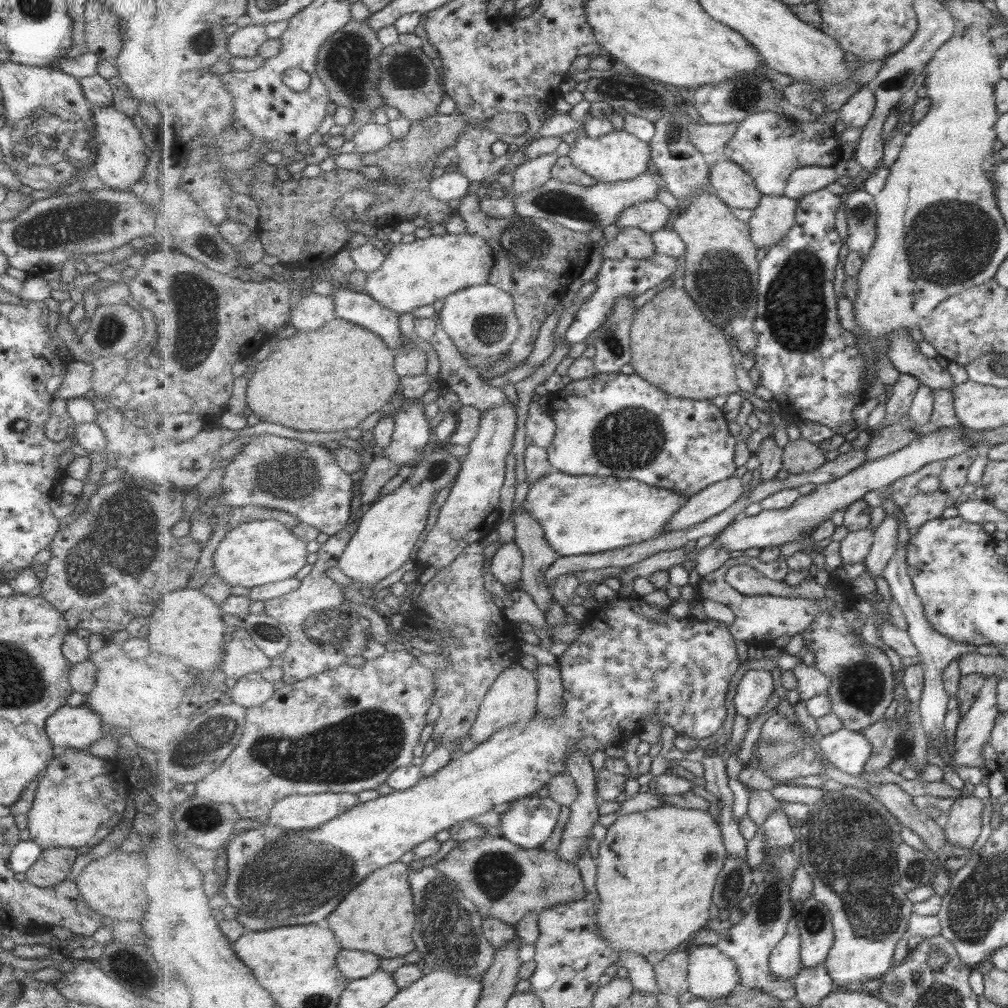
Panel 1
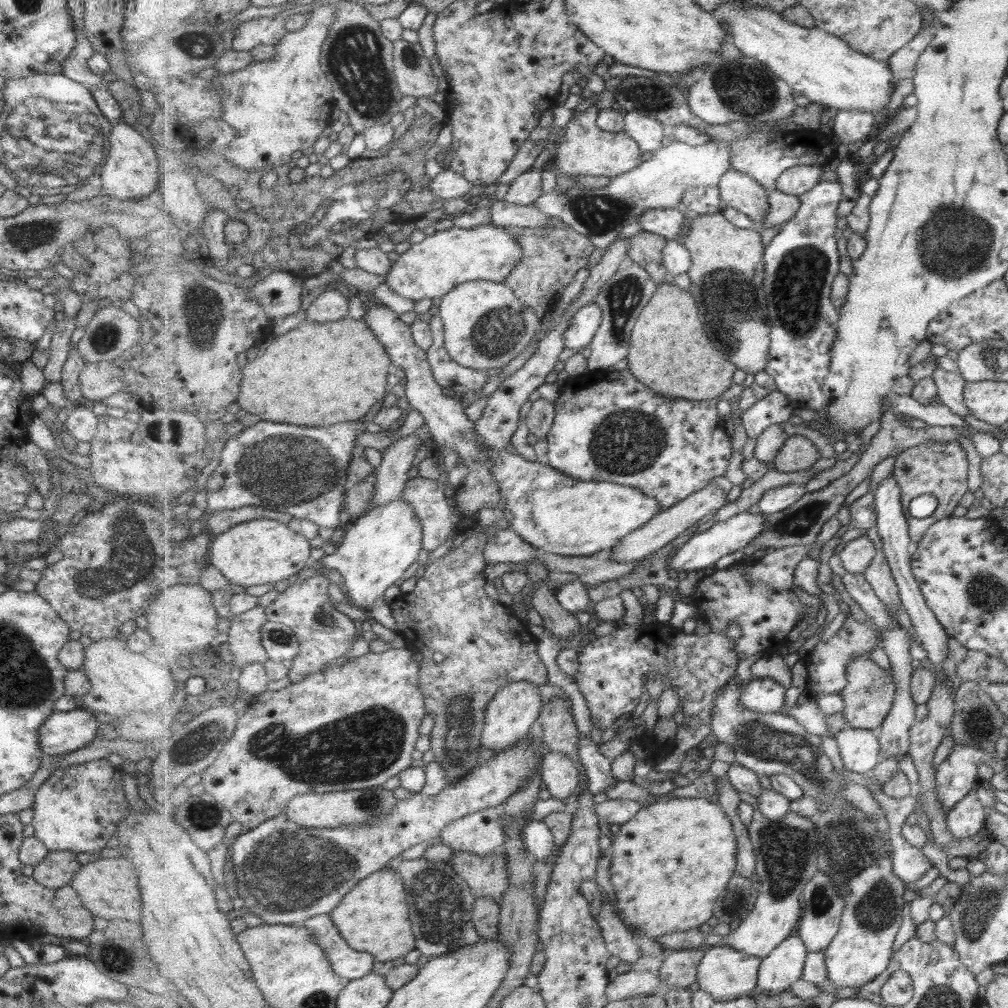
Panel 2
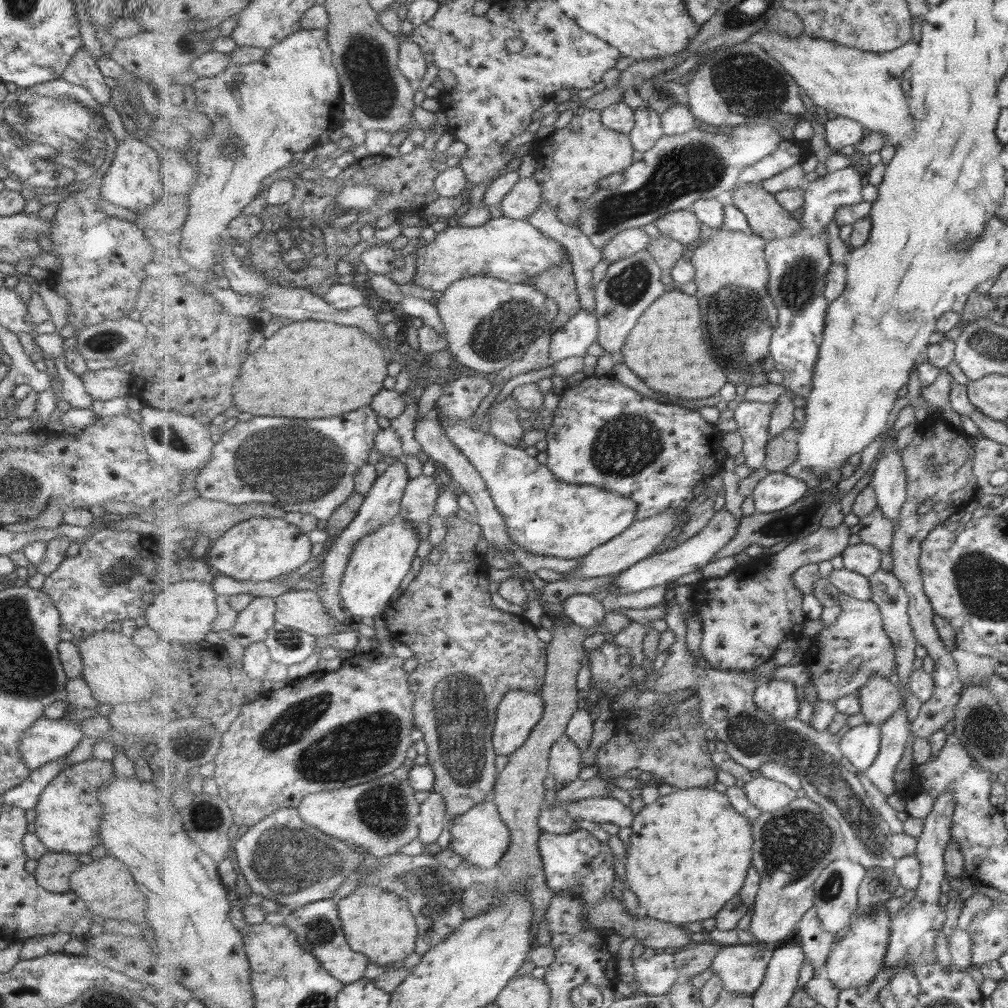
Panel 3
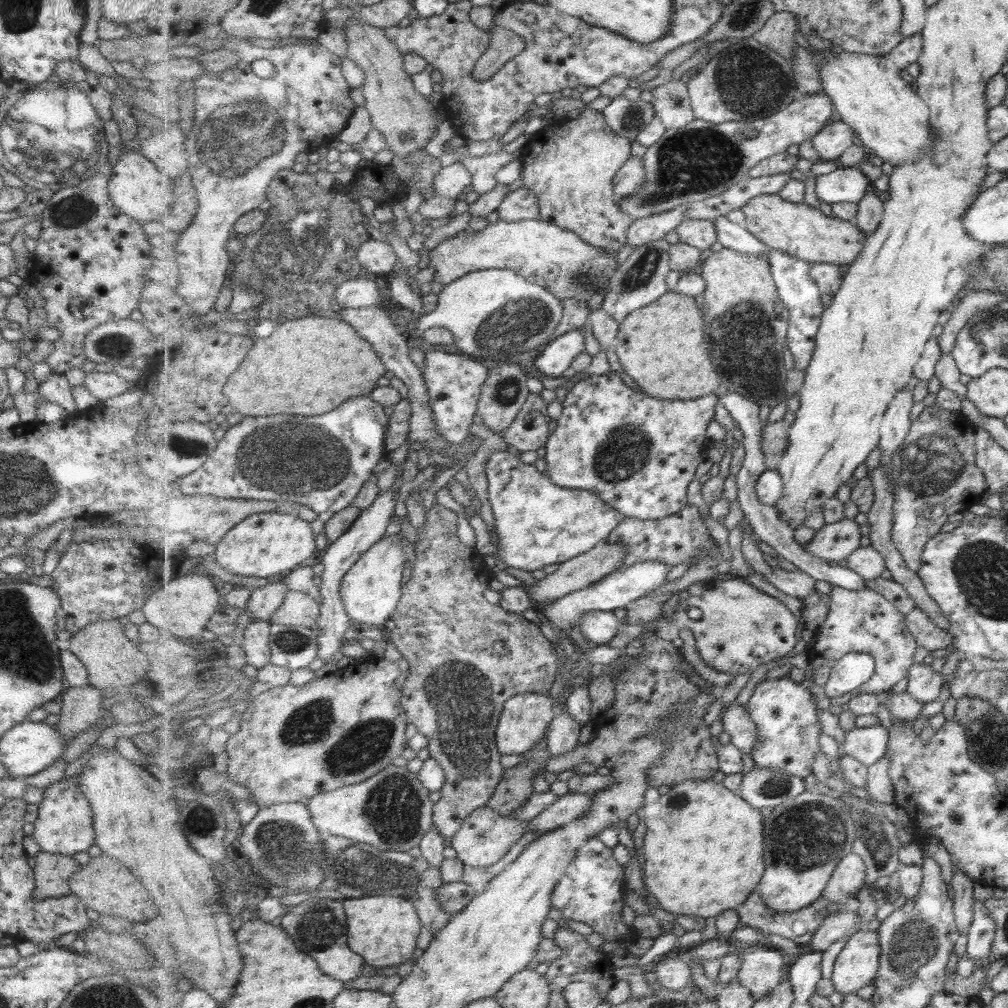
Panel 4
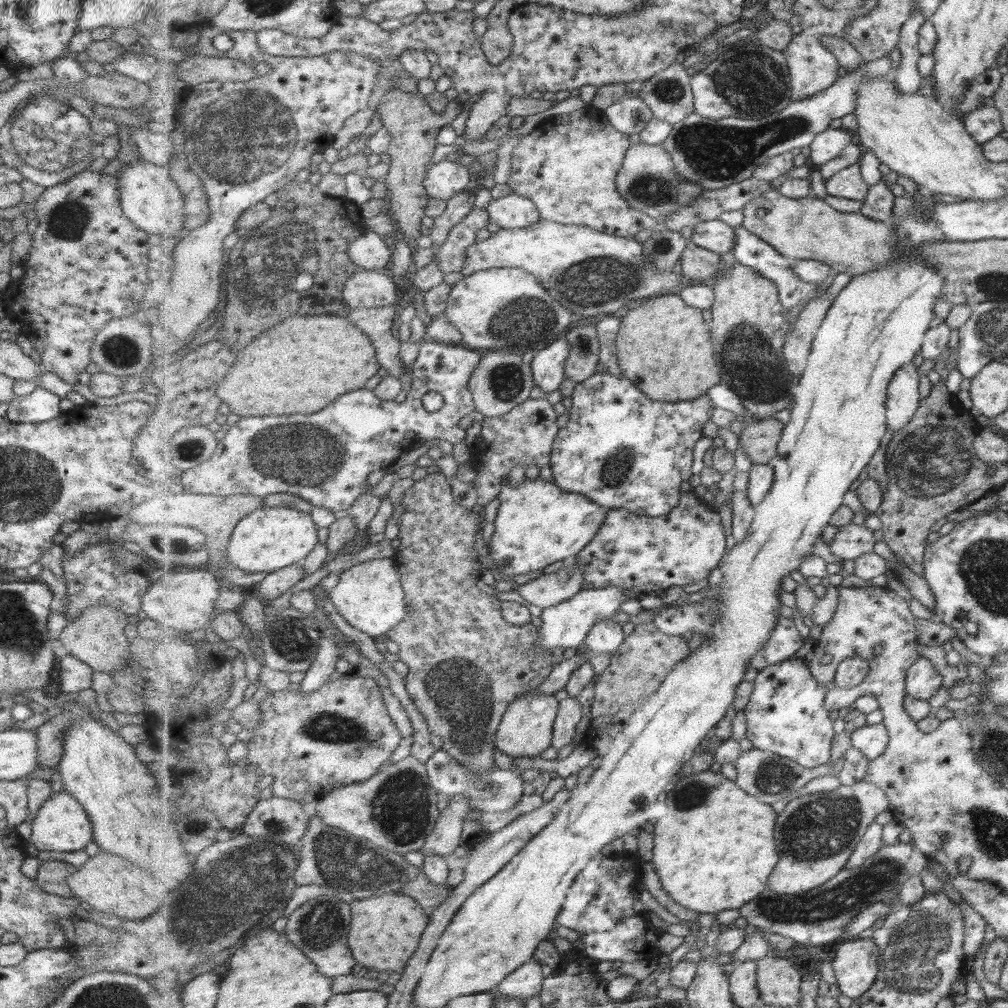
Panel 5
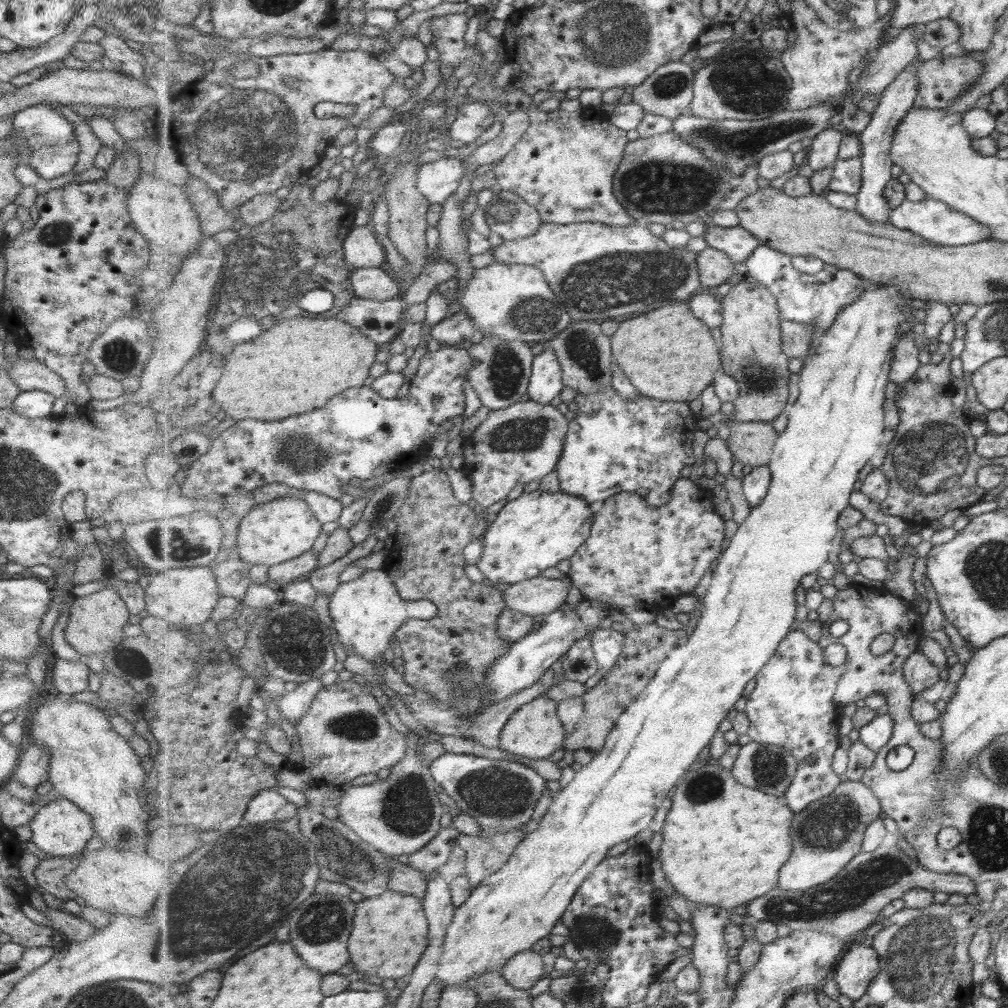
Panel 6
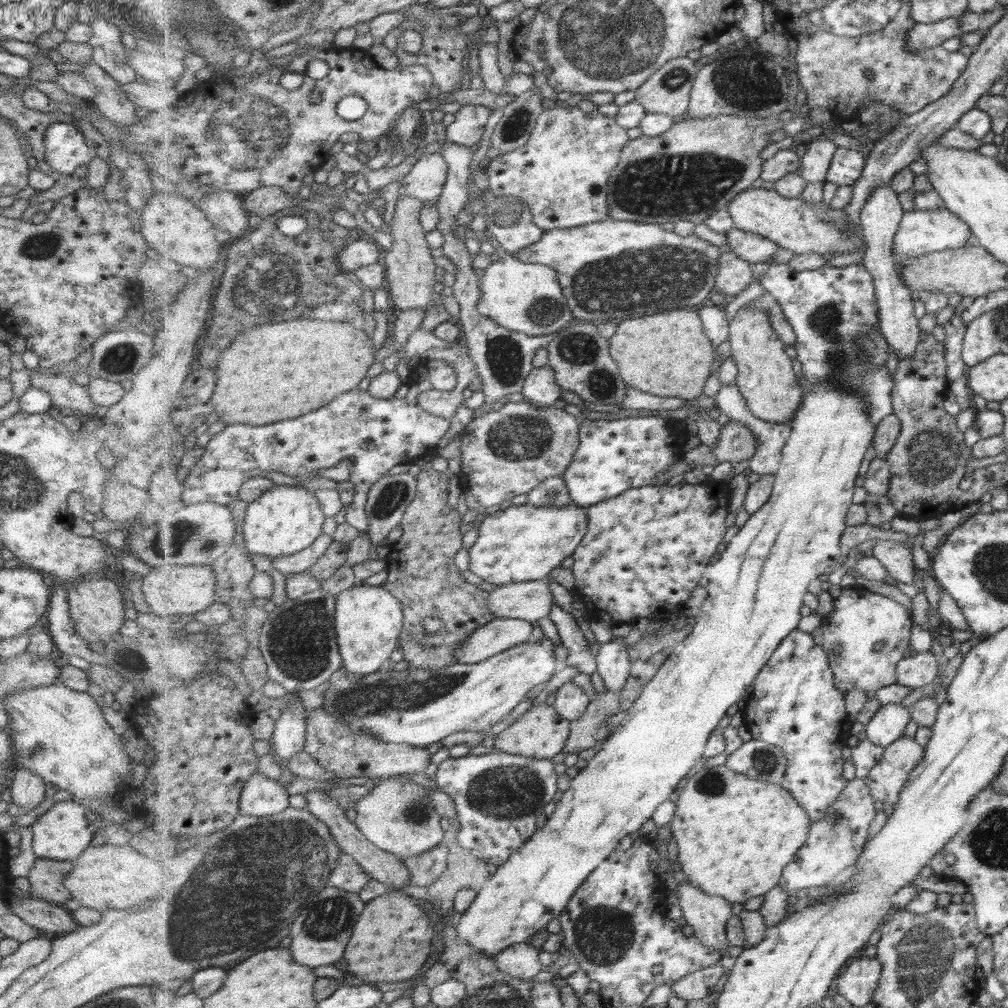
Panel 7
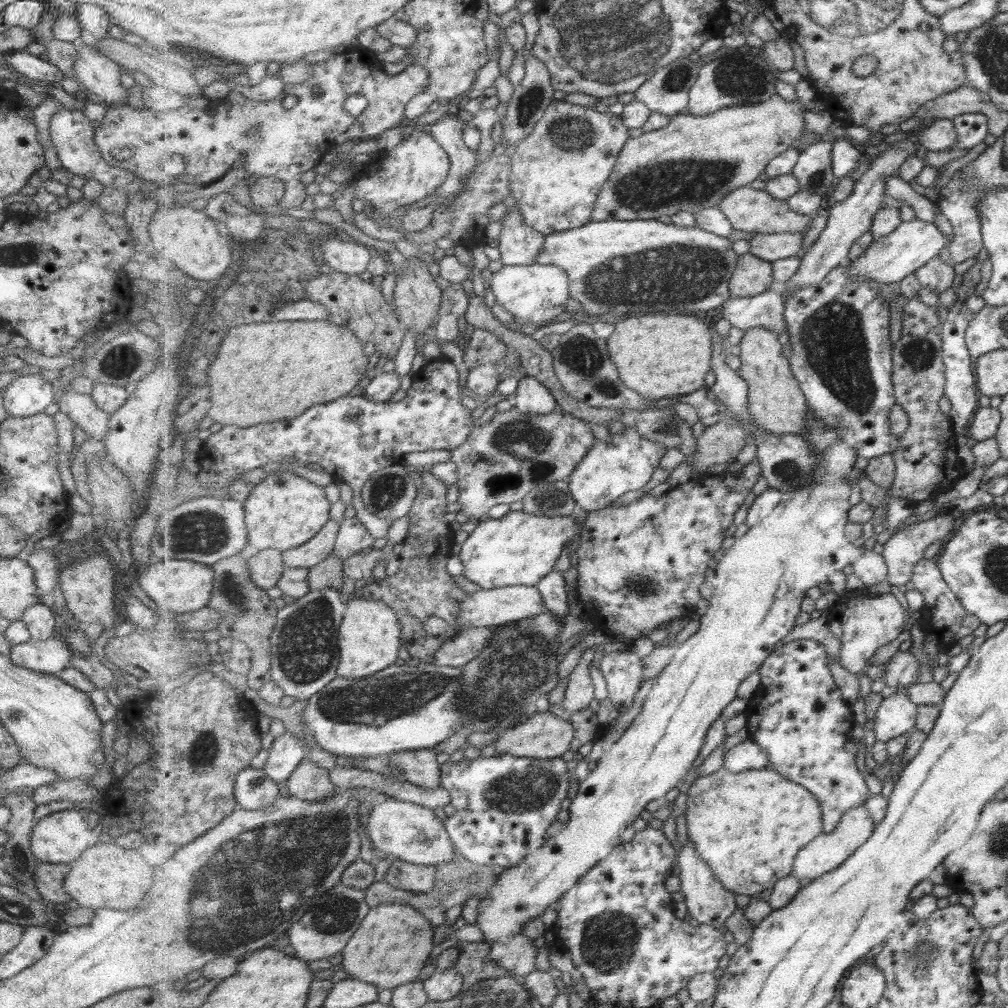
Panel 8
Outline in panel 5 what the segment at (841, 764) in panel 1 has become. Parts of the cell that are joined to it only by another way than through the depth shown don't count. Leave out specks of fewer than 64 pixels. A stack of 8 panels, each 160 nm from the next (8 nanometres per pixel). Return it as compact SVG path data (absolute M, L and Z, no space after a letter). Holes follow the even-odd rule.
M883 722L858 728L851 733L850 738L854 747L863 752L869 760L879 758L890 743L890 733Z

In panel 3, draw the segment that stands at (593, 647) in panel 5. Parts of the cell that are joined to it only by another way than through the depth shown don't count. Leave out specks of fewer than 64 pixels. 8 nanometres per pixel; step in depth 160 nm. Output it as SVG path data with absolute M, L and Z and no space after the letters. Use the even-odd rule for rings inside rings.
M586 594L570 596L563 603L563 614L585 628L596 628L606 618L608 611L598 599Z

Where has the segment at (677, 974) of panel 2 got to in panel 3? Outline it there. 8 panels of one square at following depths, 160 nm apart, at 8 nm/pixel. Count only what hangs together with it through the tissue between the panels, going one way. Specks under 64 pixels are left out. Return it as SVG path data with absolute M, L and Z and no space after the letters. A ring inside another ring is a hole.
M712 942L697 943L675 951L675 968L681 979L686 980L697 974L703 974L707 968L713 966L713 960L717 958L723 947Z

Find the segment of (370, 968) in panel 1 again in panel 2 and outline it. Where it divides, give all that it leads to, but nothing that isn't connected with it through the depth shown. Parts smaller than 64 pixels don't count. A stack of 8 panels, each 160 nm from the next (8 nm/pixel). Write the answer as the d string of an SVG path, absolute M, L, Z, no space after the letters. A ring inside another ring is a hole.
M331 914L311 917L301 926L314 934L317 944L325 950L327 958L339 976L355 980L373 972L377 962L375 956L351 948L331 919Z

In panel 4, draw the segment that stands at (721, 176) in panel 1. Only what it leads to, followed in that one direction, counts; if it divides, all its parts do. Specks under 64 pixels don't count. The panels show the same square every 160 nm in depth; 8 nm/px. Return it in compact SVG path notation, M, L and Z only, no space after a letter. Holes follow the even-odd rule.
M779 193L752 198L742 210L746 216L744 227L751 234L758 236L771 249L791 253L811 263L825 262L849 267L869 238L855 222L834 215L825 216L821 210L807 204L791 203Z

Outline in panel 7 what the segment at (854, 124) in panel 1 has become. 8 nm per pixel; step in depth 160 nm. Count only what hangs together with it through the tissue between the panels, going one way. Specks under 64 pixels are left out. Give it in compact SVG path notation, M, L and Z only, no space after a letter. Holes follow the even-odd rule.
M823 137L815 138L807 143L806 153L802 156L802 166L800 172L809 183L826 181L828 172L831 168L831 163L833 162L837 150L838 146L835 142Z

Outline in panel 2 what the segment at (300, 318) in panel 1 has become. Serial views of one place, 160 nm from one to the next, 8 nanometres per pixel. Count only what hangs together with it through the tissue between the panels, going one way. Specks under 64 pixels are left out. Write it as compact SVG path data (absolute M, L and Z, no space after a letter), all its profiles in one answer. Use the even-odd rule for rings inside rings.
M325 290L312 301L306 314L311 321L331 322L349 317L349 302L341 292Z

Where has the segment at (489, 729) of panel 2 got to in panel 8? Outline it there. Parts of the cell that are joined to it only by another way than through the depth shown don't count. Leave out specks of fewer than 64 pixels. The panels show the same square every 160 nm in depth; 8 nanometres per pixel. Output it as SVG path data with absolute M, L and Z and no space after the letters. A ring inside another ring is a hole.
M549 711L533 714L527 722L518 724L517 727L506 730L493 745L496 753L509 753L513 756L531 757L537 759L554 759L563 756L571 748L575 740L576 730L572 721L557 717Z

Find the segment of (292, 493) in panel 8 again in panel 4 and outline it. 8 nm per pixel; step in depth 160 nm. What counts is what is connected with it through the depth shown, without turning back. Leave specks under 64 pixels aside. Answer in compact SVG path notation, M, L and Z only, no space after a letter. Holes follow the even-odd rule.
M261 512L251 515L232 528L214 552L216 562L222 568L222 574L254 576L273 580L278 576L286 575L295 568L312 562L317 556L312 523L293 516L292 514L275 512Z

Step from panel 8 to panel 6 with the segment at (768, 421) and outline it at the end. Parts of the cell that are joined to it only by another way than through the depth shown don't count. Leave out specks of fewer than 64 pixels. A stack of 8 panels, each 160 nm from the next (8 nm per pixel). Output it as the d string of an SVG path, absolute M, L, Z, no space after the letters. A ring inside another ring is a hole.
M747 277L732 286L721 301L721 372L730 374L738 382L740 395L734 403L735 420L771 423L788 408L791 380L790 358L783 352L783 316L778 298L765 285Z

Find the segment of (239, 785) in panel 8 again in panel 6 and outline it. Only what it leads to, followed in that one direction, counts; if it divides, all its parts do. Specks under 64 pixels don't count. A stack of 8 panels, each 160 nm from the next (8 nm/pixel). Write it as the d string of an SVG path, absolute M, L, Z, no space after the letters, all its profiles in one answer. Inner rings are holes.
M277 789L260 790L250 802L244 824L263 824L272 820L289 820L298 816L298 807L289 802Z

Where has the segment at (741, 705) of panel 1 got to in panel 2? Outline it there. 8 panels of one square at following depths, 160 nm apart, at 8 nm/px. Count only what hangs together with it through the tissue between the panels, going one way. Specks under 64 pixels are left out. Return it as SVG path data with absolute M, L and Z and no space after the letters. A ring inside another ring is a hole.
M751 679L745 694L740 698L741 704L763 713L779 713L785 706L787 688L773 679Z

